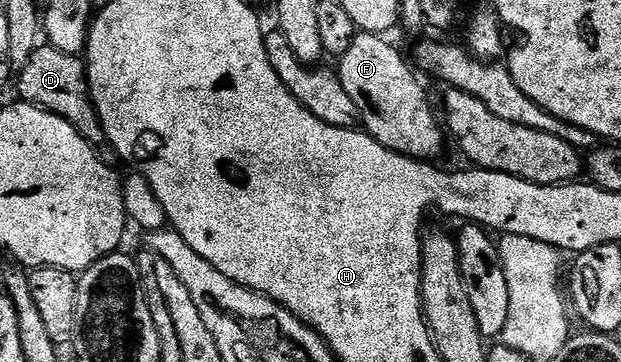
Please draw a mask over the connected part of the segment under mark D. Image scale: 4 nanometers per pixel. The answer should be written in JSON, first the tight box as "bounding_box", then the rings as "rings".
{"bounding_box":[16,43,107,147],"rings":[[[48,43],[39,44],[36,51],[32,51],[32,59],[24,63],[24,67],[17,70],[16,89],[23,102],[35,105],[52,115],[60,115],[84,138],[88,144],[102,147],[107,144],[106,132],[98,118],[94,101],[90,98],[90,80],[86,78],[86,62],[79,55],[68,55],[64,51],[56,51]]]}

